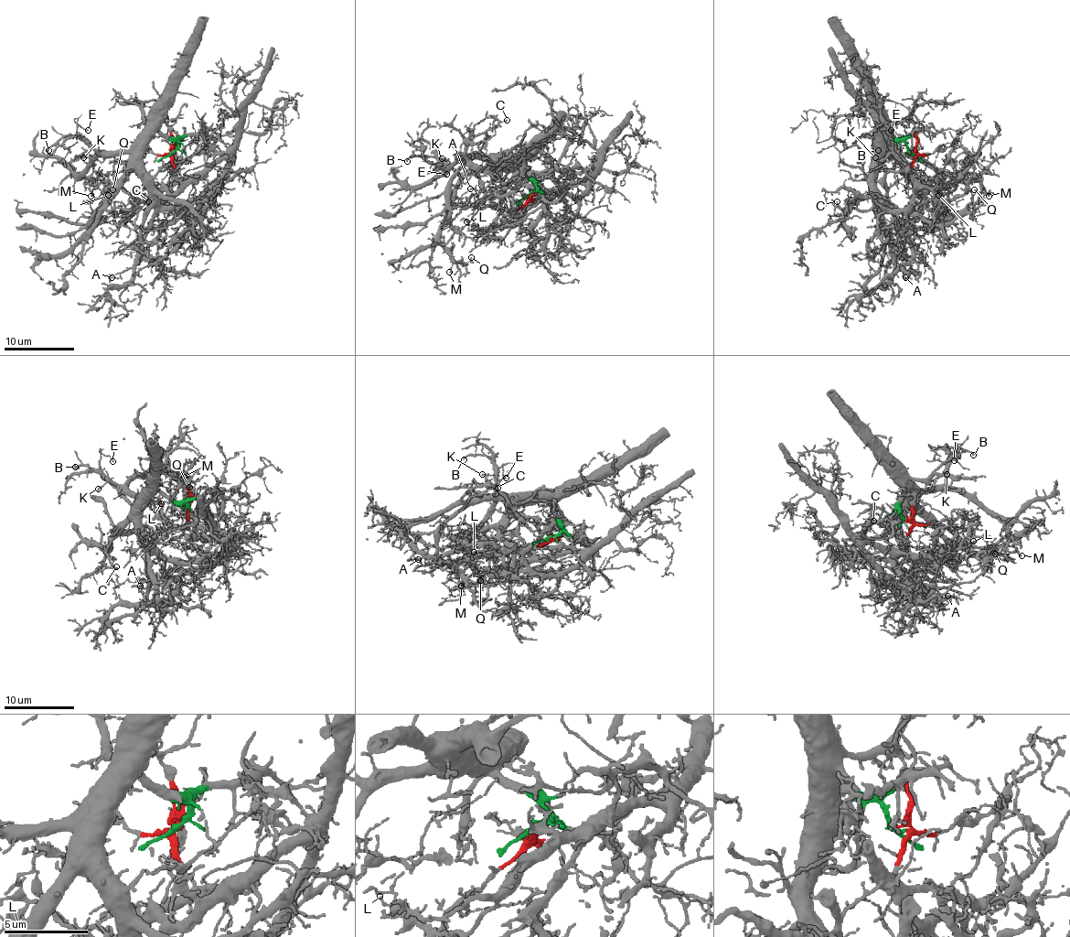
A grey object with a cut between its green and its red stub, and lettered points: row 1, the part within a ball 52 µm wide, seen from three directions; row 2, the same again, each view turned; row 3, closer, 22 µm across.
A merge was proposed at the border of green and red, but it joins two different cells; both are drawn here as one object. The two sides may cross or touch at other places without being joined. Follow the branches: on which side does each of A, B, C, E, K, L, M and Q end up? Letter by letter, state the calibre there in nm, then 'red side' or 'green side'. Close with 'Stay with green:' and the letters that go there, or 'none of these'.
A: calibre 140 nm; green side
B: calibre 140 nm; green side
C: calibre 130 nm; green side
E: calibre 110 nm; green side
K: calibre 200 nm; green side
L: calibre 130 nm; red side
M: calibre 200 nm; green side
Q: calibre 160 nm; green side
Stay with green: A, B, C, E, K, M, Q

